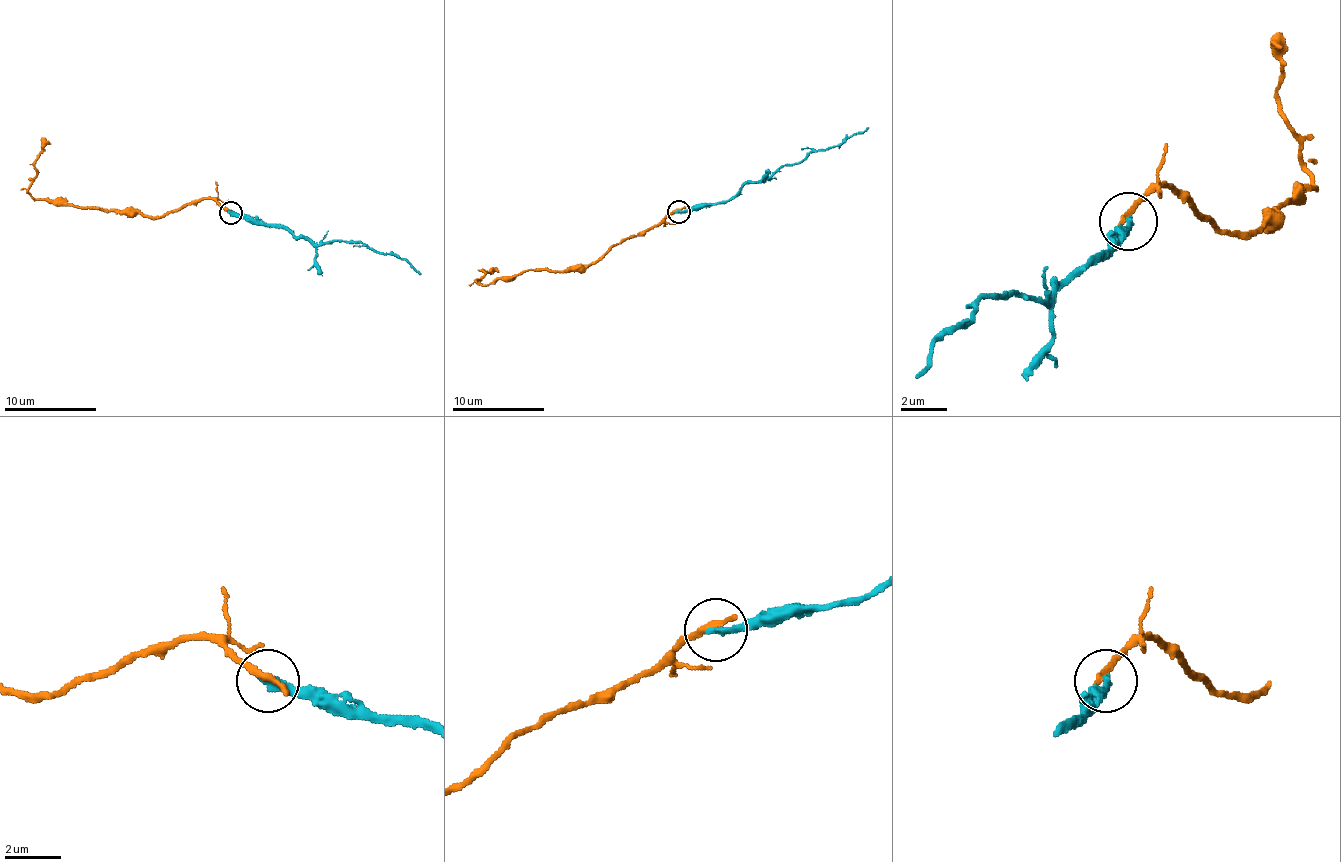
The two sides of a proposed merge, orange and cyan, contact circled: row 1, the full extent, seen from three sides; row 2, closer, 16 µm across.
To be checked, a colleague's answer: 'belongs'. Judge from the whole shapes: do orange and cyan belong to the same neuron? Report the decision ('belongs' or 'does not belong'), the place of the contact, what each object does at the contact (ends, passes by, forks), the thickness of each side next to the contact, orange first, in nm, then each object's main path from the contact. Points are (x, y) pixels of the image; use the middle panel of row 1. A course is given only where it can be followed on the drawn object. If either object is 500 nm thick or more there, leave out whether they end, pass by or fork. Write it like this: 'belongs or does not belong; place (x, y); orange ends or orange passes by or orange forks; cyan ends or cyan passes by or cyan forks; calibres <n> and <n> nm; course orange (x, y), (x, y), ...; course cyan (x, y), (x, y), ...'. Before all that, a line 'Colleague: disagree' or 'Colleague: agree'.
Colleague: disagree
does not belong; place (678, 211); orange ends; cyan ends; calibres 280 and 320 nm; course orange (678, 209), (584, 267), (526, 269), (483, 285), (476, 280), (483, 271), (492, 271); course cyan (678, 212), (726, 202), (744, 184), (769, 180), (783, 166), (799, 164), (806, 157), (843, 143), (868, 127)

